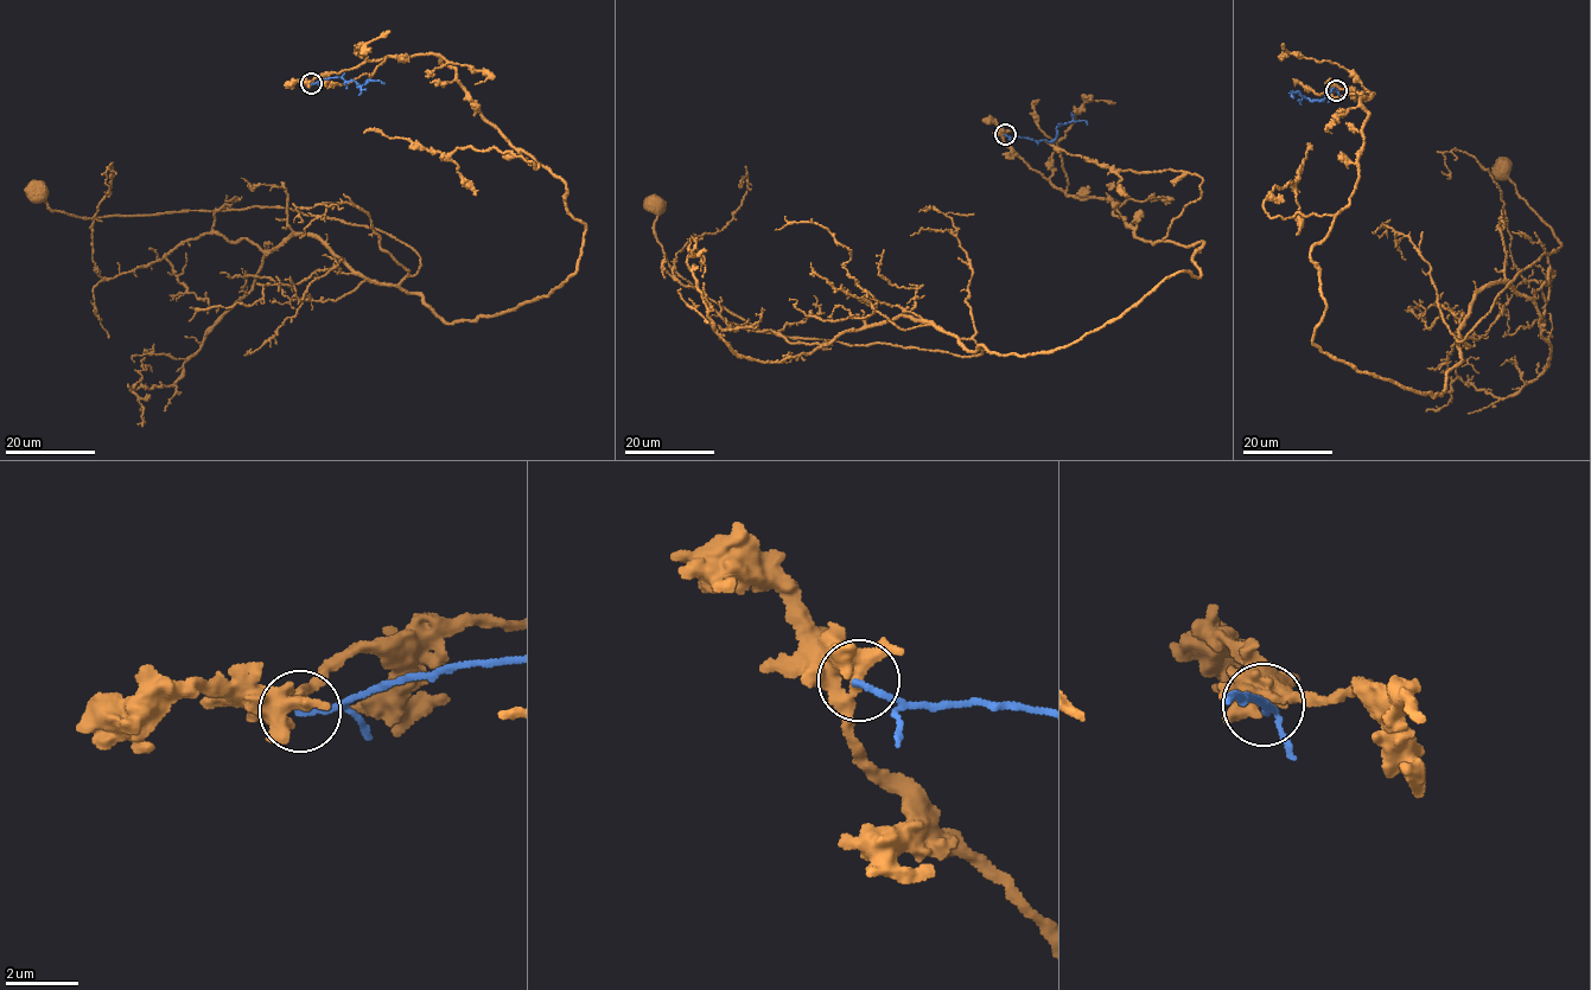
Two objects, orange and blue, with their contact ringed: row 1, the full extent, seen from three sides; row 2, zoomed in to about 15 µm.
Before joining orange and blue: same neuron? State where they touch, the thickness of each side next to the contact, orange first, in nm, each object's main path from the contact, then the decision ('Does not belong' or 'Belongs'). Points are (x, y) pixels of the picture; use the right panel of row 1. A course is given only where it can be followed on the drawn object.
Place: (1336, 90). Thickness 400 nm (orange) against 180 nm. Course of orange: (1336, 89), (1373, 93), (1310, 251), (1312, 342), (1360, 371), (1440, 395), (1457, 340), (1563, 246), (1501, 166). Course of blue: (1336, 89), (1316, 101), (1297, 91), (1291, 94), (1293, 98). Does not belong

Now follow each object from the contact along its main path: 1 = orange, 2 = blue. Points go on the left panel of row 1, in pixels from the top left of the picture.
1: (311, 83), (451, 65), (566, 185), (576, 272), (444, 323), (375, 228), (34, 190)
2: (311, 83), (338, 77), (356, 82), (361, 87), (357, 88), (368, 81), (384, 83)

